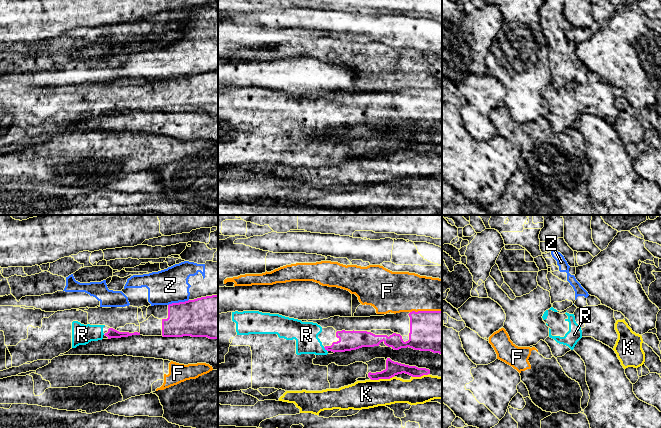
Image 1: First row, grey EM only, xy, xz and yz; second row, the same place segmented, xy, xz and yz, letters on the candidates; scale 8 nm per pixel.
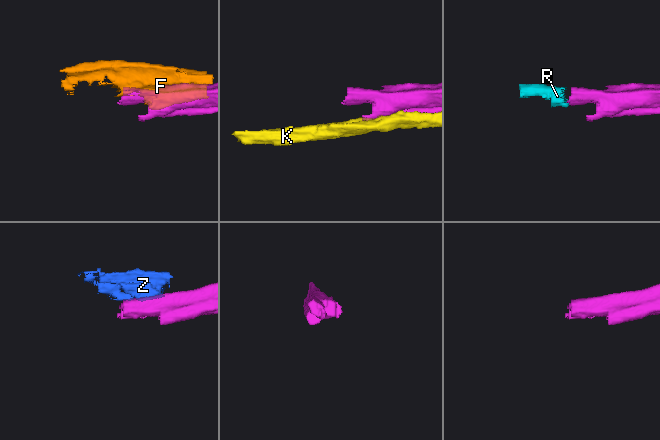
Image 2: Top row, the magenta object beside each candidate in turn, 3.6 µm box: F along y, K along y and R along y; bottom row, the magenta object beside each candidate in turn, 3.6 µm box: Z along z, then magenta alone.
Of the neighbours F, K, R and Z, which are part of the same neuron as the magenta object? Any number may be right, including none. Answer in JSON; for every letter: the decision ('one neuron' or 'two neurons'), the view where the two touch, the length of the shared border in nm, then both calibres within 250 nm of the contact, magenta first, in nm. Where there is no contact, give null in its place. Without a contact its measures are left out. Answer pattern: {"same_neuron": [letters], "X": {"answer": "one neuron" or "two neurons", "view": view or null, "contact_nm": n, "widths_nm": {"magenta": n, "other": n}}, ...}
{"same_neuron": ["R"], "F": {"answer": "two neurons", "view": "xz", "contact_nm": 260, "widths_nm": {"magenta": 340, "other": 320}}, "K": {"answer": "two neurons", "view": "xz", "contact_nm": 190, "widths_nm": {"magenta": 110, "other": 220}}, "R": {"answer": "one neuron", "view": "xz", "contact_nm": 50, "widths_nm": {"magenta": 160, "other": 190}}, "Z": {"answer": "two neurons", "view": "xy", "contact_nm": 180, "widths_nm": {"magenta": 320, "other": 280}}}

